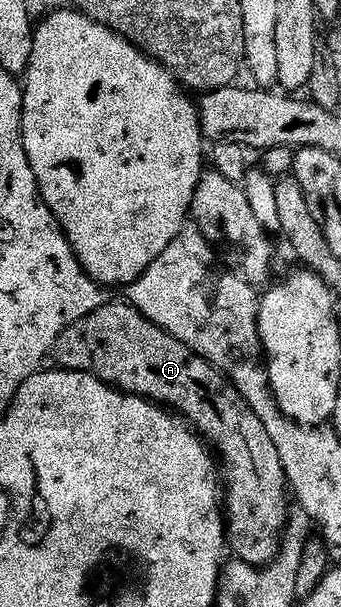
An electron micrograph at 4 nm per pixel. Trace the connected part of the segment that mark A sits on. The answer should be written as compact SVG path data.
M123 300L108 301L89 316L64 328L62 336L55 341L53 358L59 361L56 363L64 370L92 374L125 394L147 398L150 402L170 408L176 415L186 418L196 434L221 459L221 482L225 487L225 525L230 553L238 561L258 567L269 566L274 558L279 557L279 548L289 521L289 487L285 468L281 464L281 456L277 453L273 439L269 437L269 432L265 432L265 424L261 424L257 412L249 408L249 404L243 399L243 393L225 374L194 354L169 331L150 322L136 306Z

